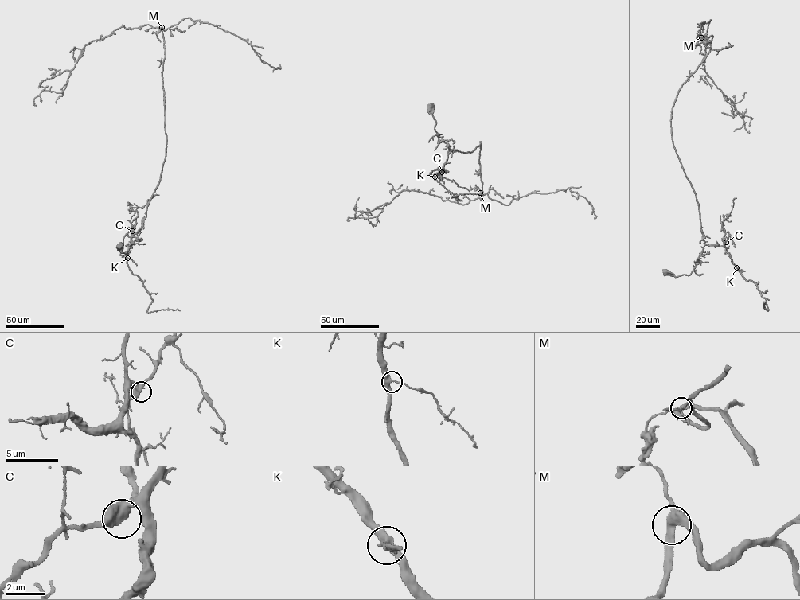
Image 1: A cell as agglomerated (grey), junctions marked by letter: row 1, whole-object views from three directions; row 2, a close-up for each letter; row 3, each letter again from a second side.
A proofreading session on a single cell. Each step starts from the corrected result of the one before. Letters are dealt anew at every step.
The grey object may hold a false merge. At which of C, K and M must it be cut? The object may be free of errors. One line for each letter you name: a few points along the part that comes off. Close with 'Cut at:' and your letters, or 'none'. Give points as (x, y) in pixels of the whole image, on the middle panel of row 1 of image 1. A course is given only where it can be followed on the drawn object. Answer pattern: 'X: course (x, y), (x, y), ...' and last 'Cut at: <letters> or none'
Cut at: none

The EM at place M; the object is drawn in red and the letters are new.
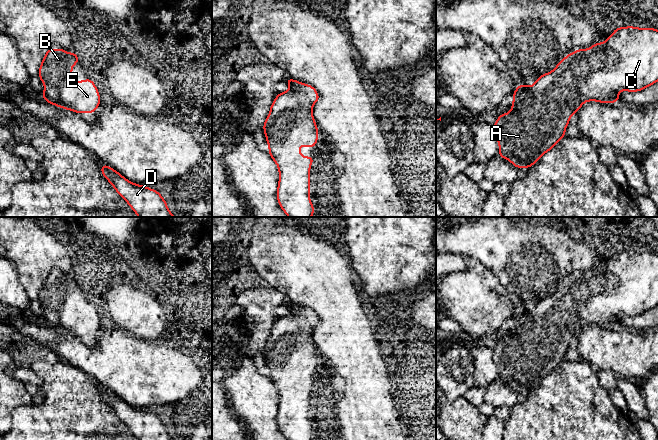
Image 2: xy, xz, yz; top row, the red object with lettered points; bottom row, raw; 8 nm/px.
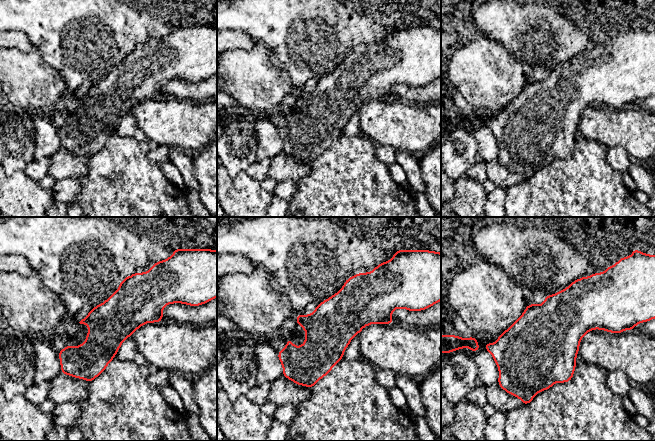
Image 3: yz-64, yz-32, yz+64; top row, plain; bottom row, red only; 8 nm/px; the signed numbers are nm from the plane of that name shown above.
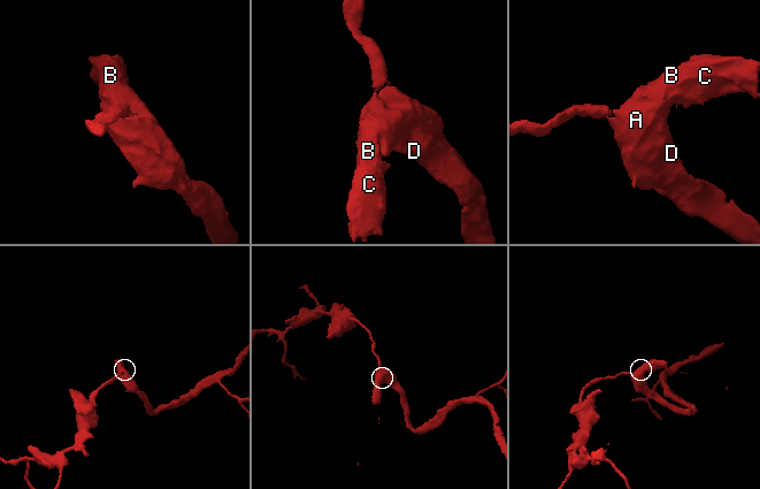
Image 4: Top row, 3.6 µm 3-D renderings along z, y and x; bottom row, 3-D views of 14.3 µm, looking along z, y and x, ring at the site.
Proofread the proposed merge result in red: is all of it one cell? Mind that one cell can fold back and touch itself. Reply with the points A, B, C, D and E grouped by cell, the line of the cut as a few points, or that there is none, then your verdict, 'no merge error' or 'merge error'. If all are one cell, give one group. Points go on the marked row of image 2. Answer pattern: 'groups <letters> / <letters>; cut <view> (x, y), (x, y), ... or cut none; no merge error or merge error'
groups A B C D E; cut none; no merge error

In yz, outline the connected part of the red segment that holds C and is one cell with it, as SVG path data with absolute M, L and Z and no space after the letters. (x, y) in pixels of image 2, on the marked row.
M626 26L625 28L617 27L615 31L607 38L606 42L596 43L590 49L577 49L574 53L568 53L567 56L559 62L558 65L550 72L539 76L536 82L527 87L521 84L513 92L513 103L510 112L498 115L498 120L493 124L493 134L495 139L499 142L499 152L502 158L509 160L516 168L526 167L530 168L534 163L539 161L541 156L551 150L563 137L565 137L565 130L570 121L571 116L580 110L580 107L587 101L598 101L600 103L614 103L619 101L619 91L626 90L628 92L637 92L653 85L658 81L658 30L653 28L636 28Z

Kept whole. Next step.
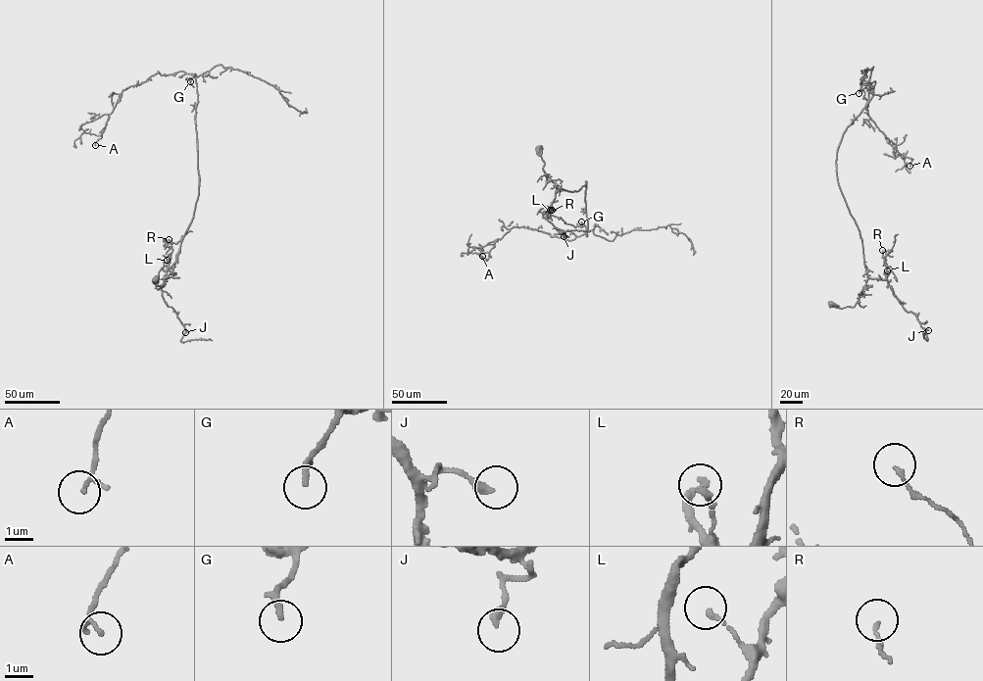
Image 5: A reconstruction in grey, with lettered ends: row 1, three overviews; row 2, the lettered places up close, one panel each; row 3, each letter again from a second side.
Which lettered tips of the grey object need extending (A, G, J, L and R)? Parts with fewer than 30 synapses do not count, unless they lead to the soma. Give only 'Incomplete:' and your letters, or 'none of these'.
Incomplete: none of these

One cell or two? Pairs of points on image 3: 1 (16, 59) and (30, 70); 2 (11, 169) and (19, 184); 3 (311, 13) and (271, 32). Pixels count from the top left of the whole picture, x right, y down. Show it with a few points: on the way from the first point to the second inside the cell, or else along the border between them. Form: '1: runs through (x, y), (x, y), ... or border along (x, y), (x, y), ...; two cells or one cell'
1: runs through (19, 62), (24, 67), (27, 67); one cell
2: border along (23, 170), (16, 171), (10, 177); two cells
3: runs through (301, 16), (287, 16), (281, 22); one cell

